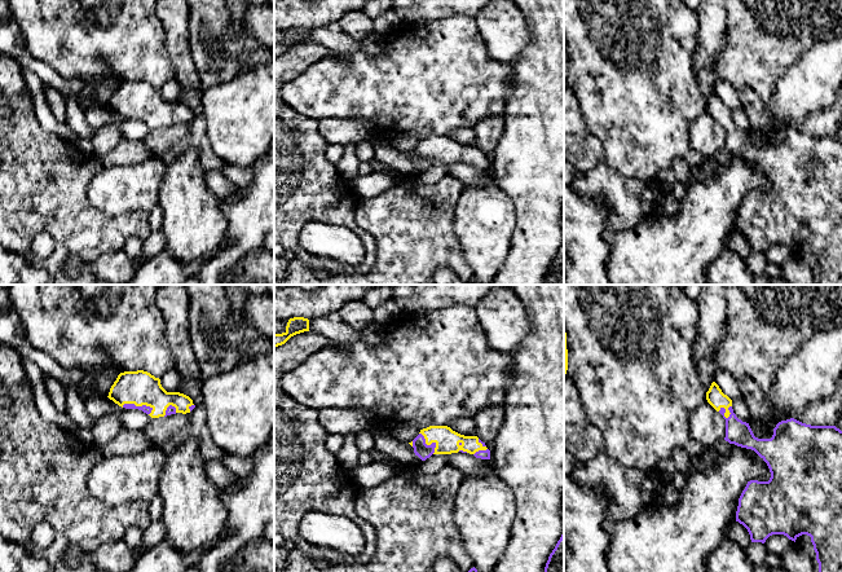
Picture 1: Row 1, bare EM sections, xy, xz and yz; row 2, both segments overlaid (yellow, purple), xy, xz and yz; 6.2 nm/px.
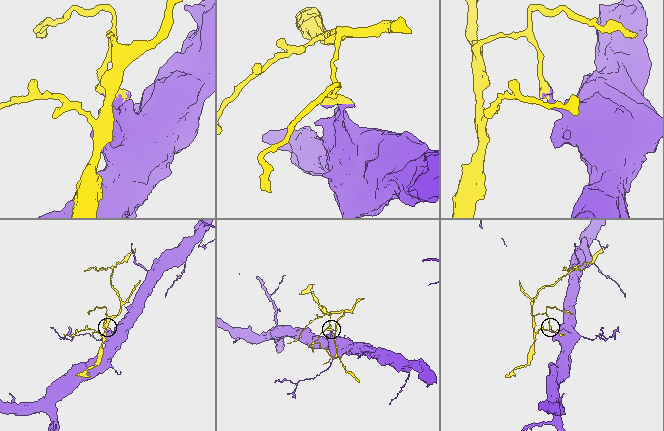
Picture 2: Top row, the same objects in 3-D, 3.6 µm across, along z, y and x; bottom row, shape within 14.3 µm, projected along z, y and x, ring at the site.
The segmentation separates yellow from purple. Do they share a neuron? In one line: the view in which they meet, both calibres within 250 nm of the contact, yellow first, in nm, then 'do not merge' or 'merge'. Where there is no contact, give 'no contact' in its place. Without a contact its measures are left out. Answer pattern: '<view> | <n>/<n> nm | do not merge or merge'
xy | 220/50 nm | do not merge

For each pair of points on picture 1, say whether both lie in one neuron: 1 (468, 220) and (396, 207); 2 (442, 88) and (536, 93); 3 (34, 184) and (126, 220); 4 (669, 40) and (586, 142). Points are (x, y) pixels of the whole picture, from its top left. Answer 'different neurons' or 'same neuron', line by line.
1: different neurons
2: different neurons
3: same neuron
4: different neurons

